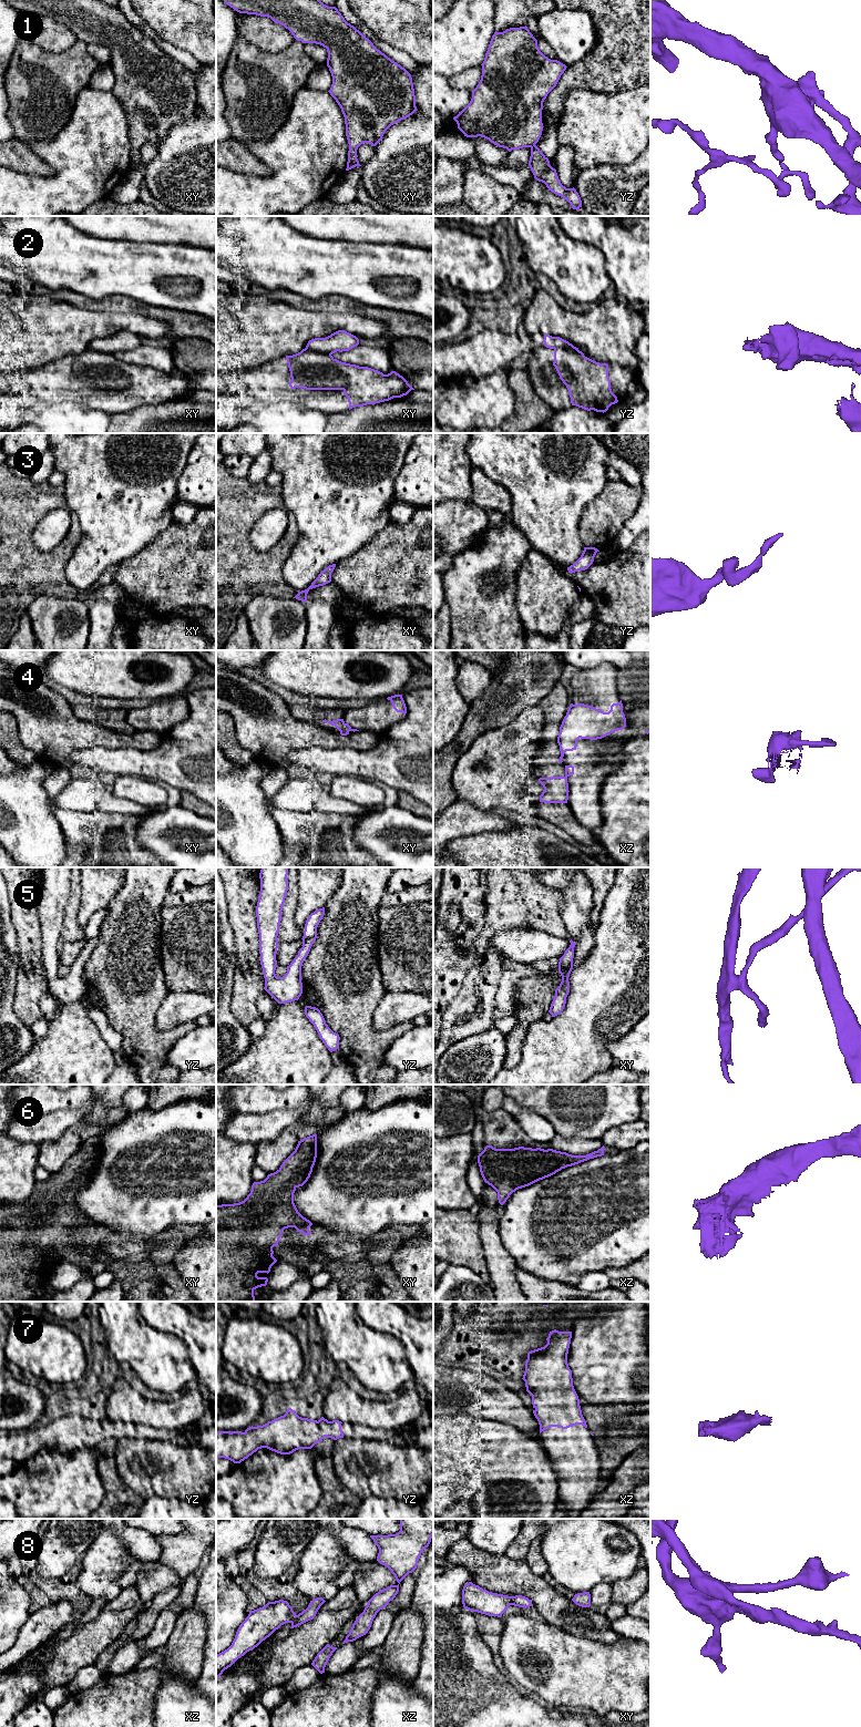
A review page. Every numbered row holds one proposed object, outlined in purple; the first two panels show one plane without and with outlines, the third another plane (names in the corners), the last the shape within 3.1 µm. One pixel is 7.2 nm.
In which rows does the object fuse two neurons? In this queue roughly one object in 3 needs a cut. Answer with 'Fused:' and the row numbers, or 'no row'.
Fused: 2, 4, 8

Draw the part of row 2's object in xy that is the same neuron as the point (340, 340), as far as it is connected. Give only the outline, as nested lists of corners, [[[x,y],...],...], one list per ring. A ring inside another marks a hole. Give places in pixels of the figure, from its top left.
[[[338,330],[326,338],[315,338],[308,341],[306,348],[320,353],[332,354],[337,351],[349,351],[359,345],[359,339],[345,331]]]

